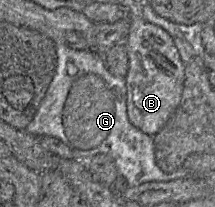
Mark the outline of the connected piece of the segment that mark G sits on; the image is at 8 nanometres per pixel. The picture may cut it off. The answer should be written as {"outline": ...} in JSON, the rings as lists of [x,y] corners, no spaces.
{"outline":[[[54,42],[57,53],[57,67],[51,84],[34,118],[25,131],[34,136],[52,136],[66,144],[74,159],[88,161],[97,154],[109,155],[123,176],[129,188],[147,182],[169,182],[191,176],[181,167],[174,172],[165,173],[156,164],[153,136],[147,135],[133,126],[128,120],[126,110],[126,85],[124,78],[112,75],[104,57],[94,50],[76,50],[62,43]]]}

